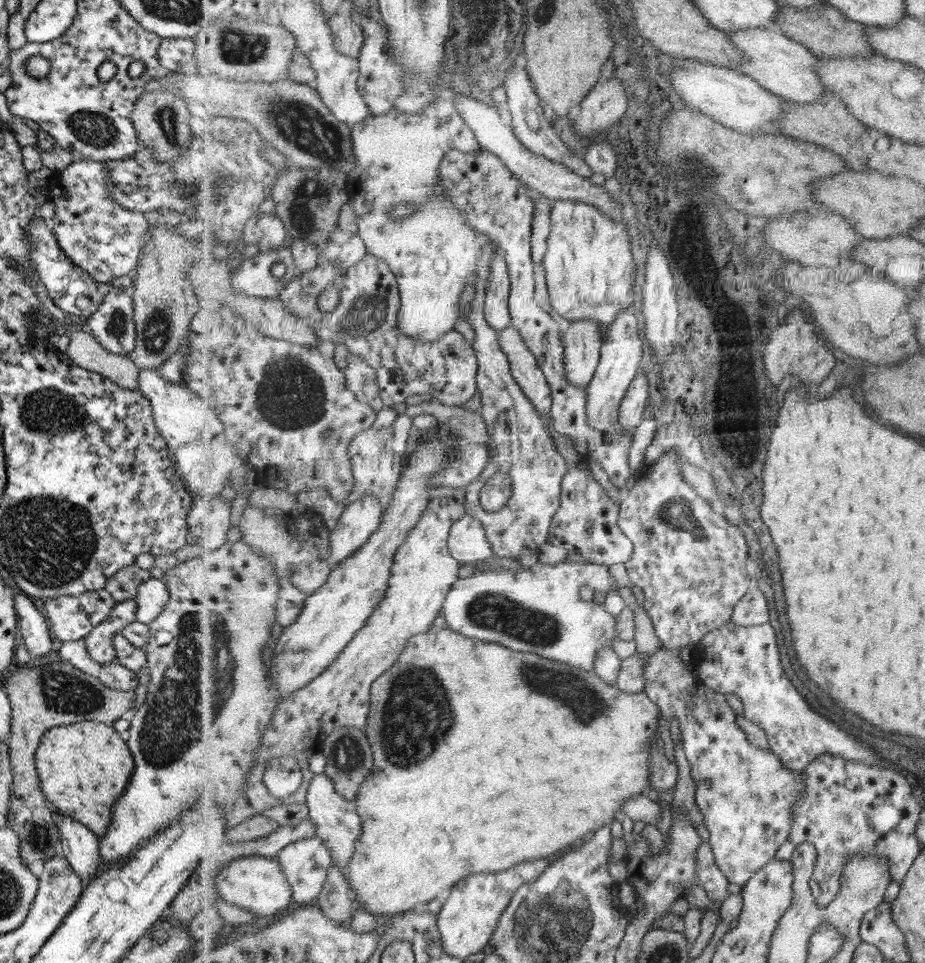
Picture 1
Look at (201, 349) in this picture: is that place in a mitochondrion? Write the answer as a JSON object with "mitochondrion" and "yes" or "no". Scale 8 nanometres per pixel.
{"mitochondrion":"no"}

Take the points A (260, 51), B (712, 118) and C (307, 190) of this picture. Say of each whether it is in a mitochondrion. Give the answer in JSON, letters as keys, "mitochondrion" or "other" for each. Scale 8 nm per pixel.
{"A":"mitochondrion","B":"other","C":"mitochondrion"}

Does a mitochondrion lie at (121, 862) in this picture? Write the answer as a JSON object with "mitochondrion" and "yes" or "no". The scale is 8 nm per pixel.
{"mitochondrion":"no"}

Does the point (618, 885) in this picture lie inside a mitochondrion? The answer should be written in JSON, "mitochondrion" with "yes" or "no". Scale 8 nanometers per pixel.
{"mitochondrion":"no"}

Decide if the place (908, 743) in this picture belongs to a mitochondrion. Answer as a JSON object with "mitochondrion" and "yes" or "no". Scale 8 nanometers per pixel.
{"mitochondrion":"no"}

